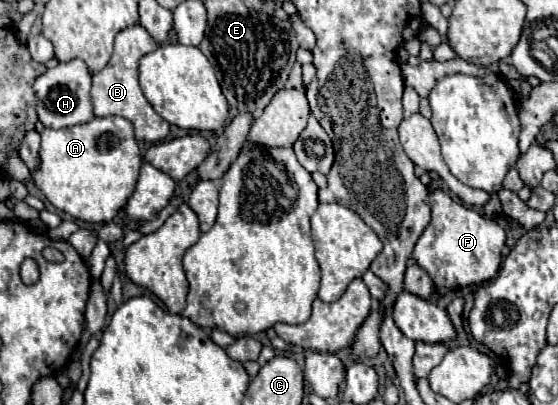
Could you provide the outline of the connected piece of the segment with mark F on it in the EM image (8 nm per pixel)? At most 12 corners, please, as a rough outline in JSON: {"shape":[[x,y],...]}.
{"shape":[[431,191],[413,259],[437,287],[483,285],[505,229]]}

